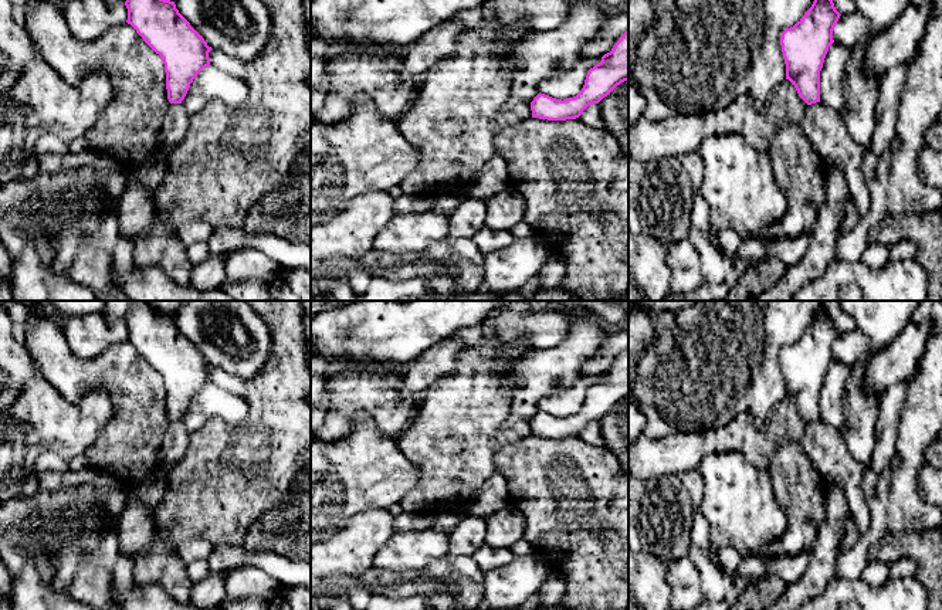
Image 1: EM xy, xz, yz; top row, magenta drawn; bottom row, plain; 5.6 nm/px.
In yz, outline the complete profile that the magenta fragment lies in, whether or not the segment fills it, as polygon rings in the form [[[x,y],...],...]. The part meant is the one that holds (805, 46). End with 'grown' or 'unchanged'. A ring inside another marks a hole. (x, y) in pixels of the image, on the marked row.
[[[814,0],[804,16],[782,33],[786,79],[807,105],[820,102],[820,71],[840,16],[833,0]]] | unchanged

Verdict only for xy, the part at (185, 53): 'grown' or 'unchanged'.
unchanged

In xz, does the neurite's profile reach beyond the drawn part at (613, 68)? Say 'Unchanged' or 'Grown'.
Unchanged

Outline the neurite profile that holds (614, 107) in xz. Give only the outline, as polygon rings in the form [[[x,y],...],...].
[[[628,81],[617,85],[600,102],[604,129],[611,133],[628,155]]]

